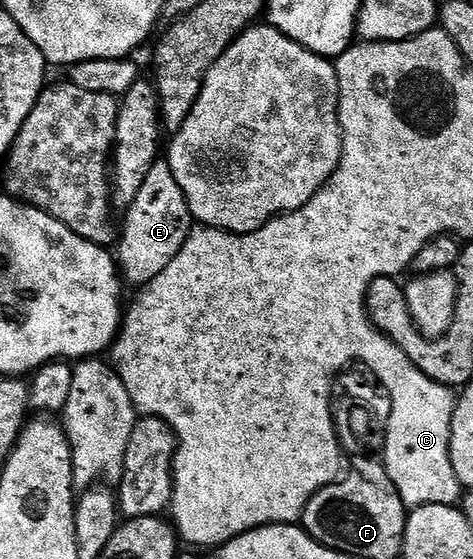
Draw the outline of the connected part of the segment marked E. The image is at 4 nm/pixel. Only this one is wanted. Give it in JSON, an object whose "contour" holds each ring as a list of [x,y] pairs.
{"contour":[[[160,158],[152,166],[137,198],[127,208],[124,216],[126,224],[122,226],[116,248],[118,268],[127,283],[129,281],[138,284],[137,286],[145,286],[169,266],[194,229],[194,219],[185,193],[174,179],[167,159]]]}

